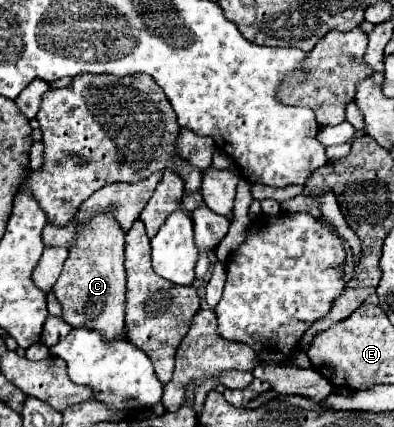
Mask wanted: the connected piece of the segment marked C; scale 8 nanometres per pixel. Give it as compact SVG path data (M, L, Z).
M92 214L84 222L74 216L68 226L46 222L42 230L46 246L68 246L70 256L64 262L64 272L54 284L54 294L62 306L62 320L72 328L88 328L102 334L106 342L124 334L124 230L112 214Z

